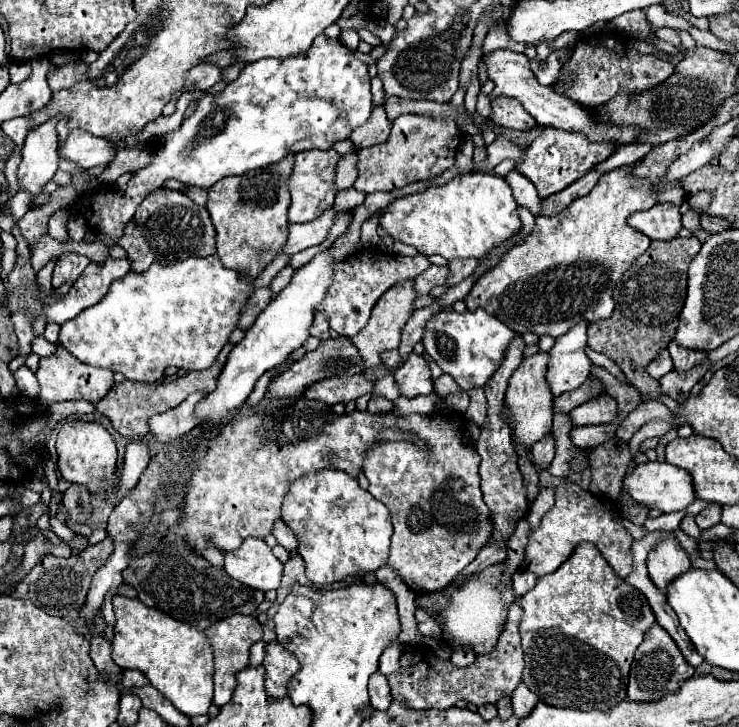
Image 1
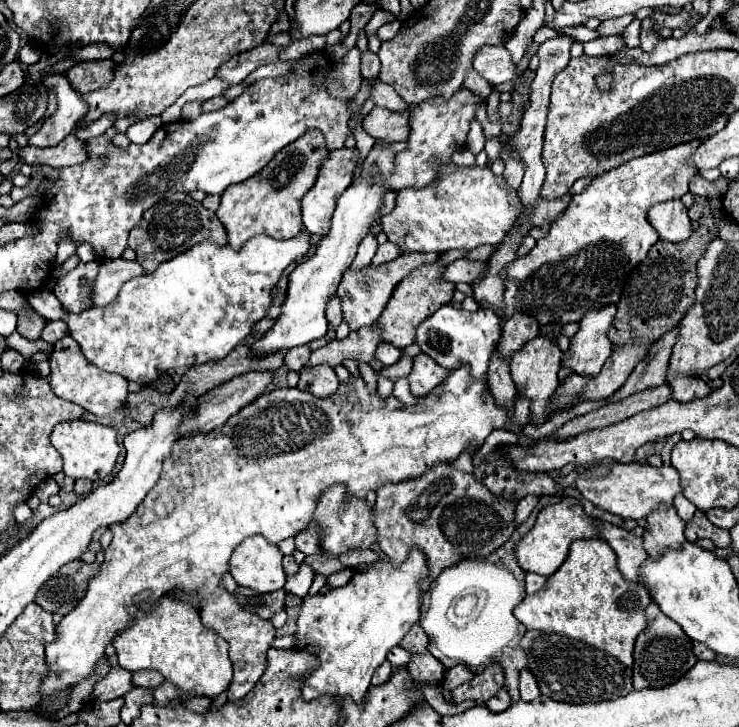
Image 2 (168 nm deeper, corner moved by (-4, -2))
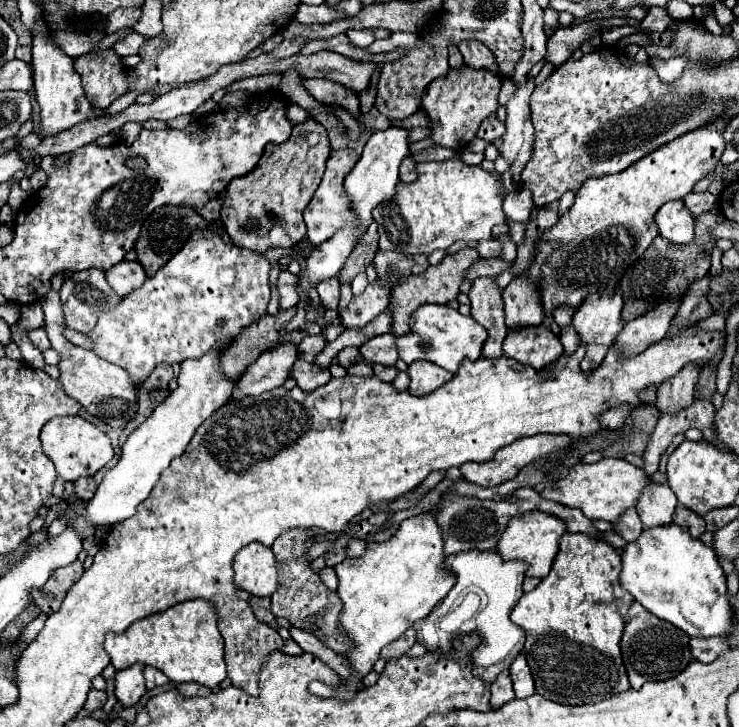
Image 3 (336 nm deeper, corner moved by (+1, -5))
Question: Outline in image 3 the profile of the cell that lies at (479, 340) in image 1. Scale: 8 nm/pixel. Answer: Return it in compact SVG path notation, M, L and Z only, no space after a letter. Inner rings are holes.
M425 304L421 310L415 312L415 324L411 326L411 330L405 336L397 338L397 350L399 350L399 358L407 364L417 360L429 360L441 366L443 370L455 374L463 358L475 362L481 356L481 348L485 340L487 340L487 330L471 316L463 316L459 314L459 310L453 310L449 306Z

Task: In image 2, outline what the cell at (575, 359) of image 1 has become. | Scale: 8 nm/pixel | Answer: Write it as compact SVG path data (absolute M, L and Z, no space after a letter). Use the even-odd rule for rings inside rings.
M606 305L606 309L596 309L594 313L586 313L586 317L582 317L582 321L578 323L580 329L570 341L572 357L566 361L566 365L570 369L574 369L578 375L582 375L582 377L598 375L602 365L606 363L606 359L612 355L612 343L608 339L608 329L612 325L614 315L616 315L616 305Z

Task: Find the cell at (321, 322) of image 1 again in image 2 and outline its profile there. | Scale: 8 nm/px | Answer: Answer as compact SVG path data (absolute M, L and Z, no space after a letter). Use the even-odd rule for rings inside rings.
M334 295L334 297L328 301L326 317L328 317L328 323L330 323L332 327L338 327L338 325L342 323L342 307L340 307L340 301L338 301L338 295Z

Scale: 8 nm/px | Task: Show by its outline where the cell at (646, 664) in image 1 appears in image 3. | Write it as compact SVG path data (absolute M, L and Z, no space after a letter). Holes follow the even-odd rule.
M637 602L629 608L629 620L625 624L625 632L621 638L621 652L631 688L635 690L639 690L645 682L669 680L681 674L693 660L689 652L689 636L685 636L685 632L677 632L673 624L665 624L663 620L641 608L641 604Z

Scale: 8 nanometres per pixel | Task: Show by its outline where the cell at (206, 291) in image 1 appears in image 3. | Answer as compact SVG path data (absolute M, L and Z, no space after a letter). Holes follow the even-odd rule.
M215 228L195 230L181 252L159 268L155 276L147 278L141 288L127 294L115 308L99 314L95 328L87 334L93 342L93 352L127 370L133 384L143 384L153 368L161 362L179 364L187 358L201 358L211 348L233 342L243 328L267 314L267 304L271 298L269 270L271 262L265 258L265 254L255 250L237 250L233 244L225 244Z

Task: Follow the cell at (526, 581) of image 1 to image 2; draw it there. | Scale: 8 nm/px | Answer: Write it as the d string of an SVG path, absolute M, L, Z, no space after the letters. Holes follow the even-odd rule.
M526 573L526 593L528 593L528 595L536 593L538 589L542 589L544 583L546 583L546 577L536 575L536 573Z

